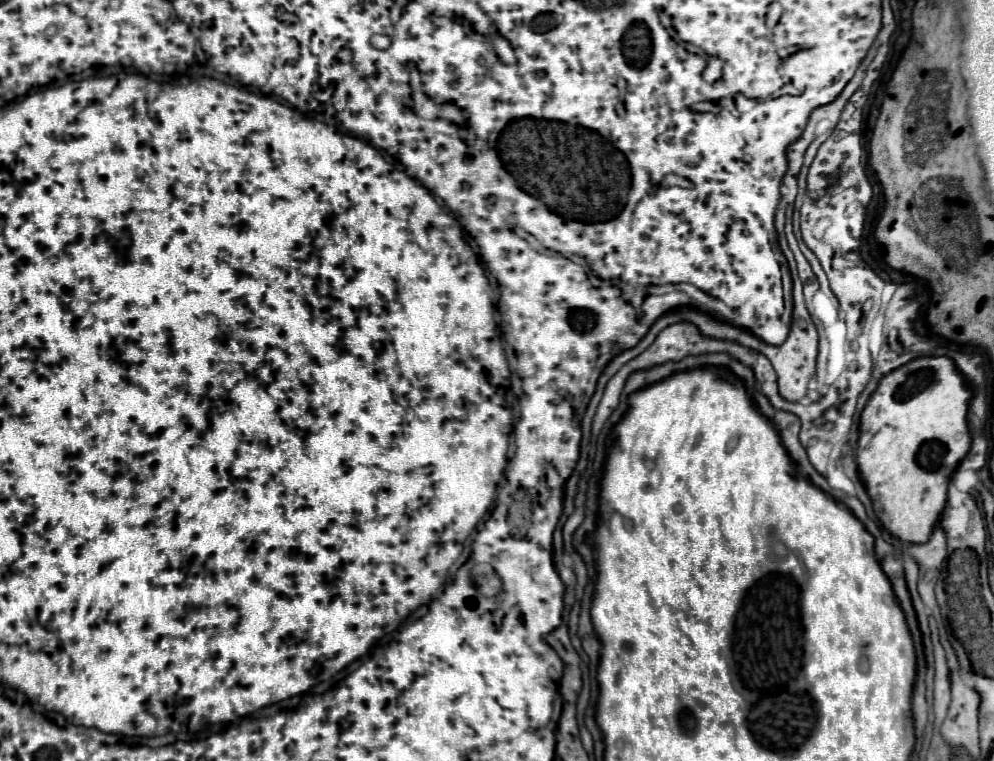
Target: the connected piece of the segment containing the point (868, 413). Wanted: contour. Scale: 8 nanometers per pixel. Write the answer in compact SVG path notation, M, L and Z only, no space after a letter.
M919 357L885 375L861 413L857 441L857 469L871 497L875 515L883 527L897 539L907 543L925 543L933 533L943 505L947 501L947 485L951 473L969 453L971 437L967 429L967 407L973 391L963 381L947 357Z

